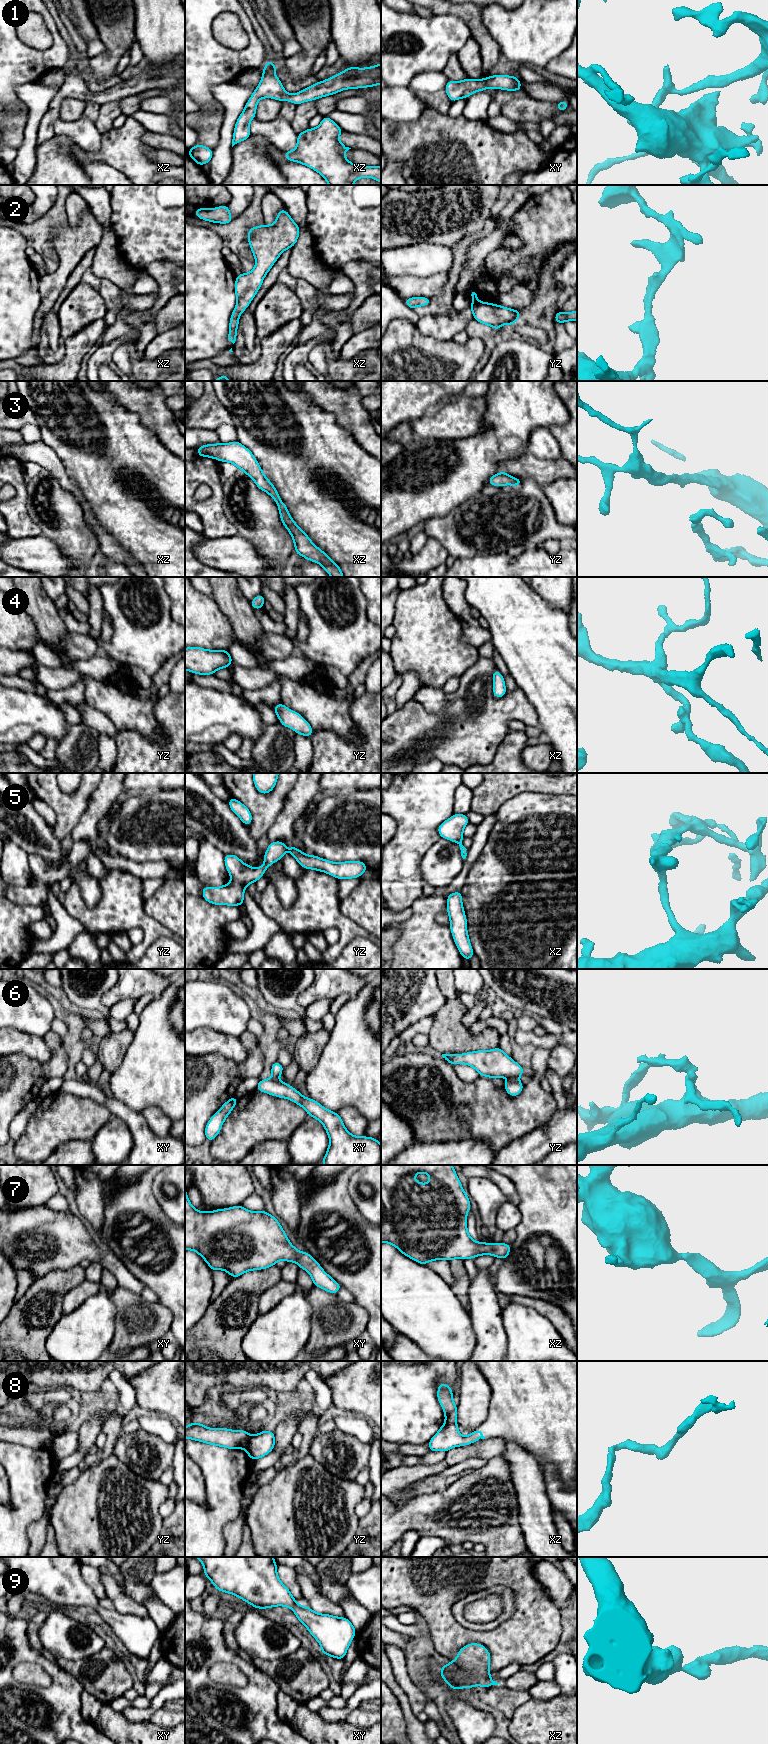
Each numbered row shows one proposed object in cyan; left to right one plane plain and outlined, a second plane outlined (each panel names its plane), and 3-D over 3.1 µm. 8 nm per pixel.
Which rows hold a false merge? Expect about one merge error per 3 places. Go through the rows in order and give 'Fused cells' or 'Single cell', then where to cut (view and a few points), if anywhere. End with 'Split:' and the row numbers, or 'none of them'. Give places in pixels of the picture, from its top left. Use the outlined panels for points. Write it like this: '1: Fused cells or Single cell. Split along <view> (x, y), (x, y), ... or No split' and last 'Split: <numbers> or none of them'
1: Single cell. No split
2: Single cell. No split
3: Single cell. No split
4: Single cell. No split
5: Single cell. No split
6: Fused cells. Split along yz (510, 1078), (516, 1079)
7: Single cell. No split
8: Fused cells. Split along yz (251, 1436), (245, 1449)
9: Single cell. No split
Split: 6, 8

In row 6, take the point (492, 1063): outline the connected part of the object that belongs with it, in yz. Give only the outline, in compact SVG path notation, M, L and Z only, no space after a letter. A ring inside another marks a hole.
M500 1047L463 1054L442 1054L442 1057L452 1065L467 1064L473 1067L480 1076L488 1078L508 1077L517 1079L525 1071L511 1057L506 1055Z

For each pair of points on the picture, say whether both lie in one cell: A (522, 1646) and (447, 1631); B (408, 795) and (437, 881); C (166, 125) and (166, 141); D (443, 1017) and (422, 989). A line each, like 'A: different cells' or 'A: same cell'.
A: same cell
B: different cells
C: different cells
D: different cells

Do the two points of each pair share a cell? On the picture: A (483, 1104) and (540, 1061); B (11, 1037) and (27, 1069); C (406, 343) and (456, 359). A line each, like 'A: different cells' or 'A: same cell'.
A: same cell
B: different cells
C: same cell

